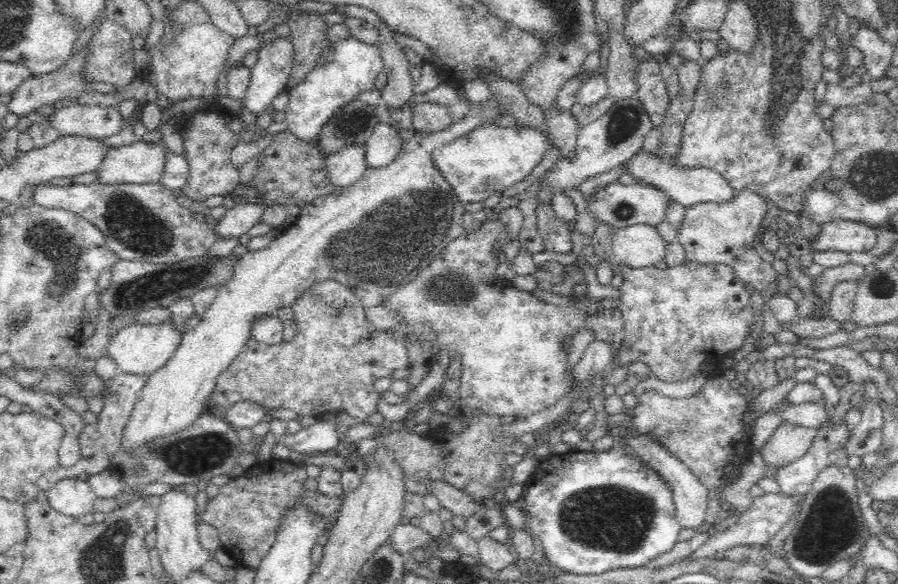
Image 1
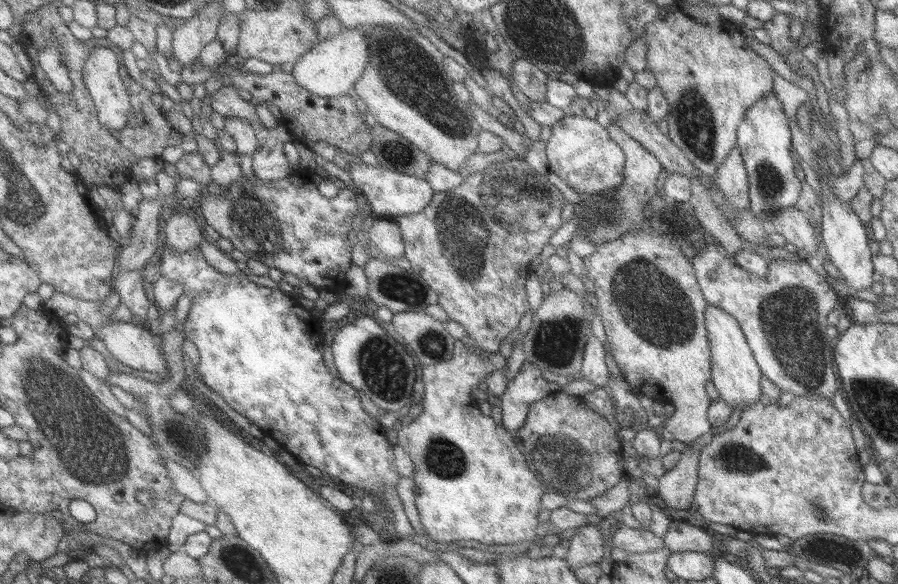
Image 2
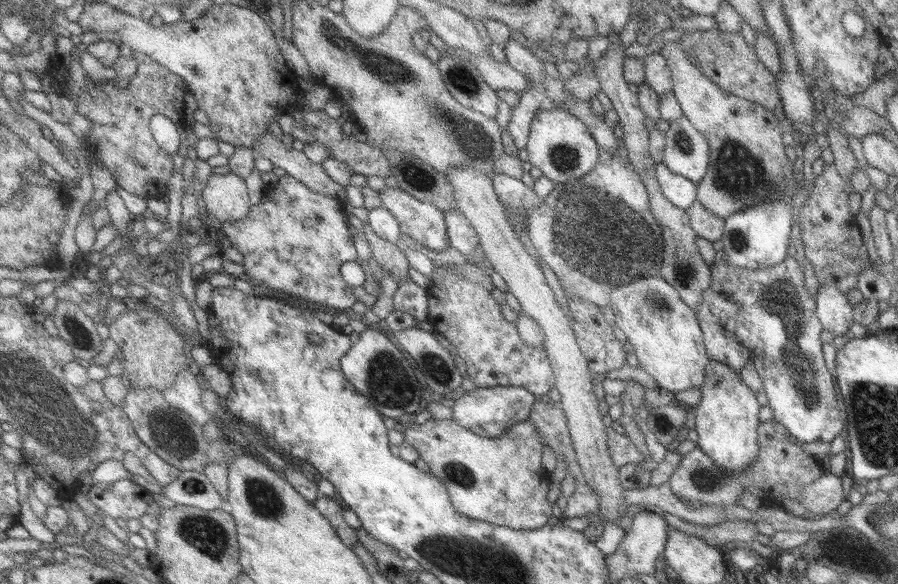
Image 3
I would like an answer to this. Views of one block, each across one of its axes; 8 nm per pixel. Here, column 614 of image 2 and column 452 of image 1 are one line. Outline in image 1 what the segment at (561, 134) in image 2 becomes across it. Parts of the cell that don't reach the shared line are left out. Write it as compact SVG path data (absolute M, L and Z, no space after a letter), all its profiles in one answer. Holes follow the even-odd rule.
M483 126L474 130L468 136L459 138L457 141L444 145L441 149L433 152L435 166L442 173L443 178L454 189L454 194L462 203L483 202L490 198L496 192L503 192L512 188L514 184L522 182L524 178L530 176L530 173L540 164L546 152L552 146L548 135L533 126Z

